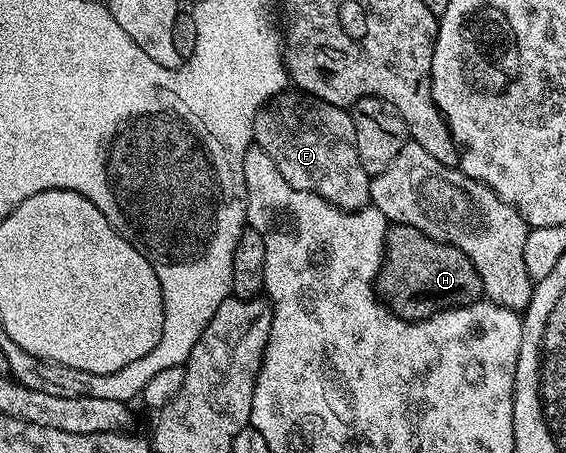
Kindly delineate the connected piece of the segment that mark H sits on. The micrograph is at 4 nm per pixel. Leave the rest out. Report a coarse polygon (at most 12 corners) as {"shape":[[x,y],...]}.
{"shape":[[410,225],[385,236],[375,288],[406,321],[485,292],[459,247]]}

